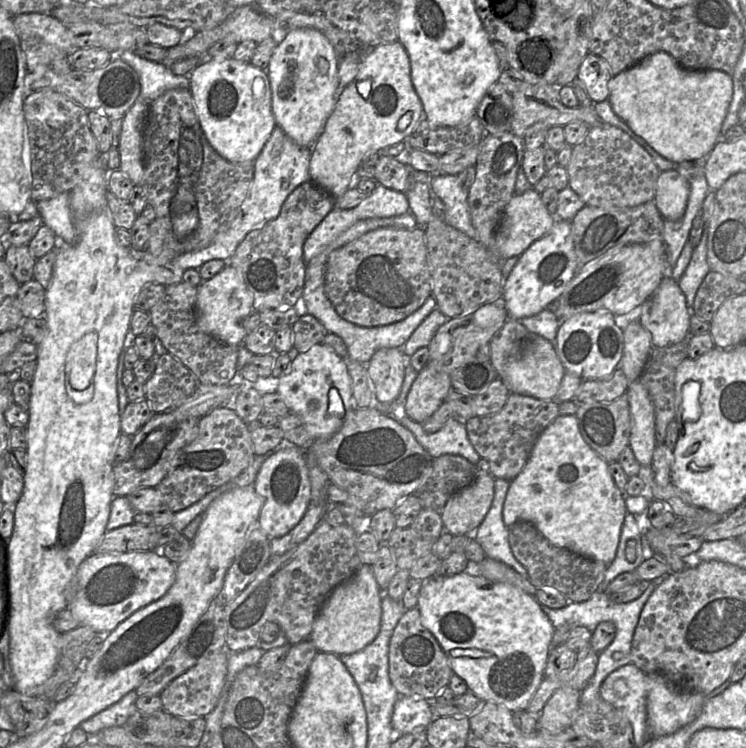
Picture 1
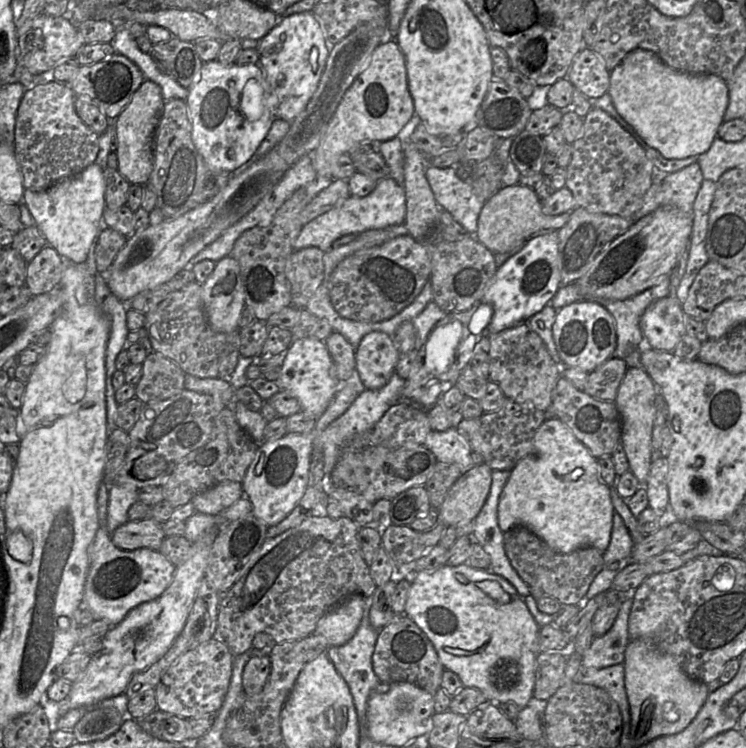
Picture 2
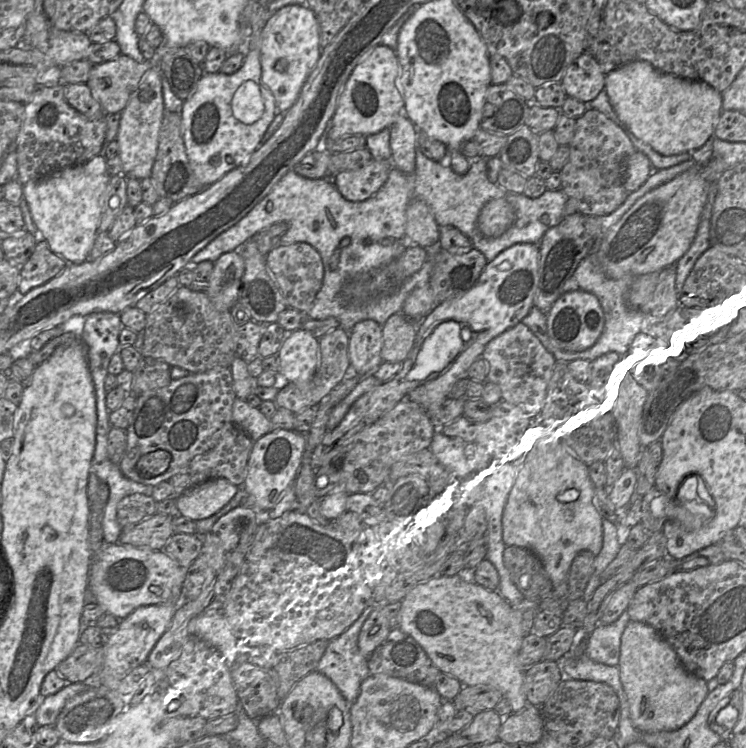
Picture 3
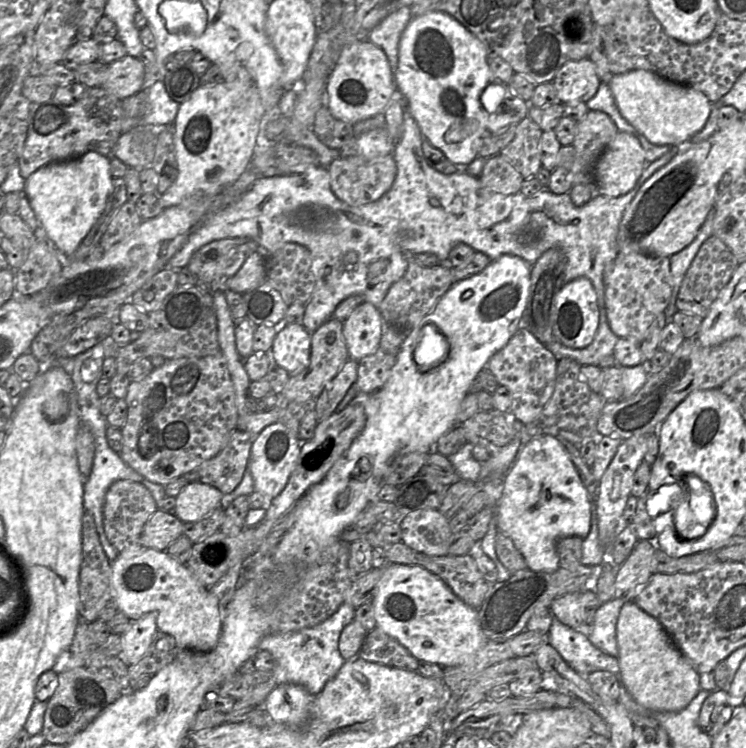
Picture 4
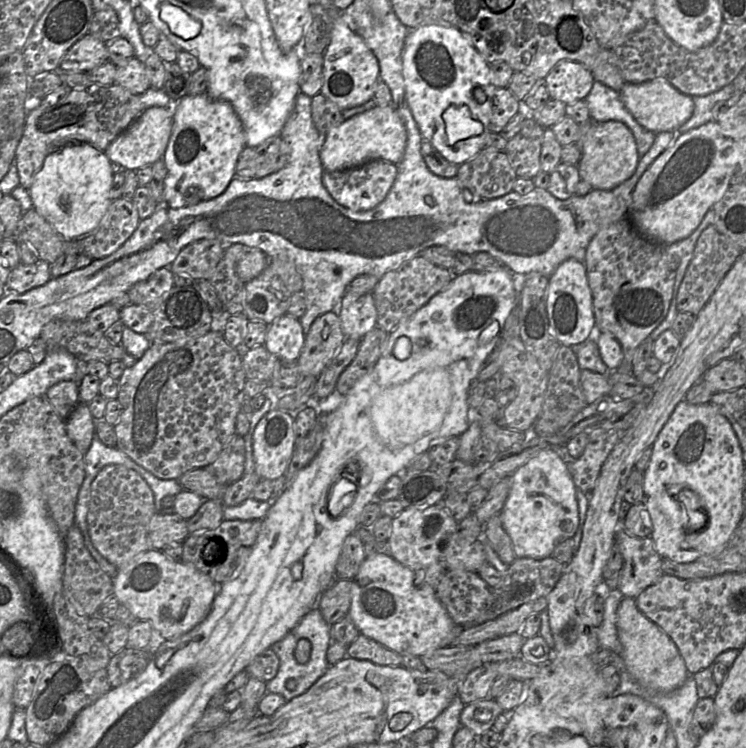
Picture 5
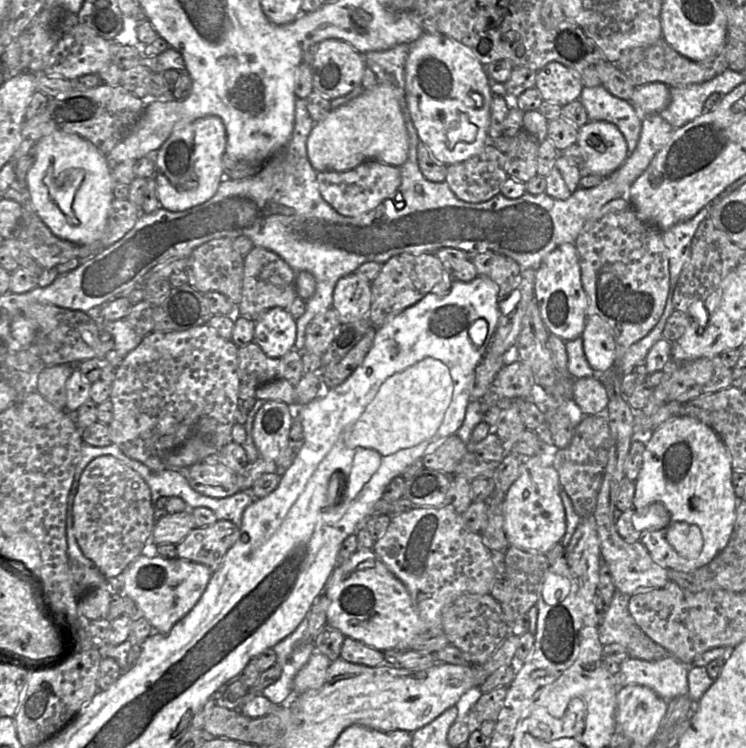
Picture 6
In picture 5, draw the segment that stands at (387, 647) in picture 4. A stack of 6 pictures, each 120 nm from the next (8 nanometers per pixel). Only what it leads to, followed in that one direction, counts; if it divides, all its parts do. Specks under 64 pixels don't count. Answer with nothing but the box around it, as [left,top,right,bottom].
[347,634,402,666]

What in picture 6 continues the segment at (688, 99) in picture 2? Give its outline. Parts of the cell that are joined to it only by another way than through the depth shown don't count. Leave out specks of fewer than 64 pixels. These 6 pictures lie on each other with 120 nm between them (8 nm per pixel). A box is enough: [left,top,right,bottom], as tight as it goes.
[629,82,670,115]

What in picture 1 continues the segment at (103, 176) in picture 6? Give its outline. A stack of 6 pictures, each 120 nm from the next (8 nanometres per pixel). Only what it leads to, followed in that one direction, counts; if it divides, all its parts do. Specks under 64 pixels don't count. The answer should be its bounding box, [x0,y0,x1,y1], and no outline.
[36,193,77,244]

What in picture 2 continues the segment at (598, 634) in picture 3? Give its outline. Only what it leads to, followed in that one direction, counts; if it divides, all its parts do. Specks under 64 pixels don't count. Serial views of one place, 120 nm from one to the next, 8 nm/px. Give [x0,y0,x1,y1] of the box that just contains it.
[582,591,634,668]

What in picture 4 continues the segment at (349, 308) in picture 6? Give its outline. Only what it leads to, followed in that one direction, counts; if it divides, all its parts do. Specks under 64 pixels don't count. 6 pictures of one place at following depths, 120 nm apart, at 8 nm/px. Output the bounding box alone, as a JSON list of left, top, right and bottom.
[343,301,384,362]

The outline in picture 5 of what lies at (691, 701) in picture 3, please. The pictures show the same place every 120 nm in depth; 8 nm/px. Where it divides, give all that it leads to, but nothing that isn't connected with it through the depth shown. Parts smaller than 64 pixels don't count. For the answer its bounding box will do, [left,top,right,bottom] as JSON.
[616,597,689,692]

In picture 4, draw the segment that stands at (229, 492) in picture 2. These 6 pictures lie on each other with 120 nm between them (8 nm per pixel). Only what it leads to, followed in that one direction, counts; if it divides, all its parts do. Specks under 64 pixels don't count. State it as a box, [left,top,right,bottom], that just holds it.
[174,483,224,522]

